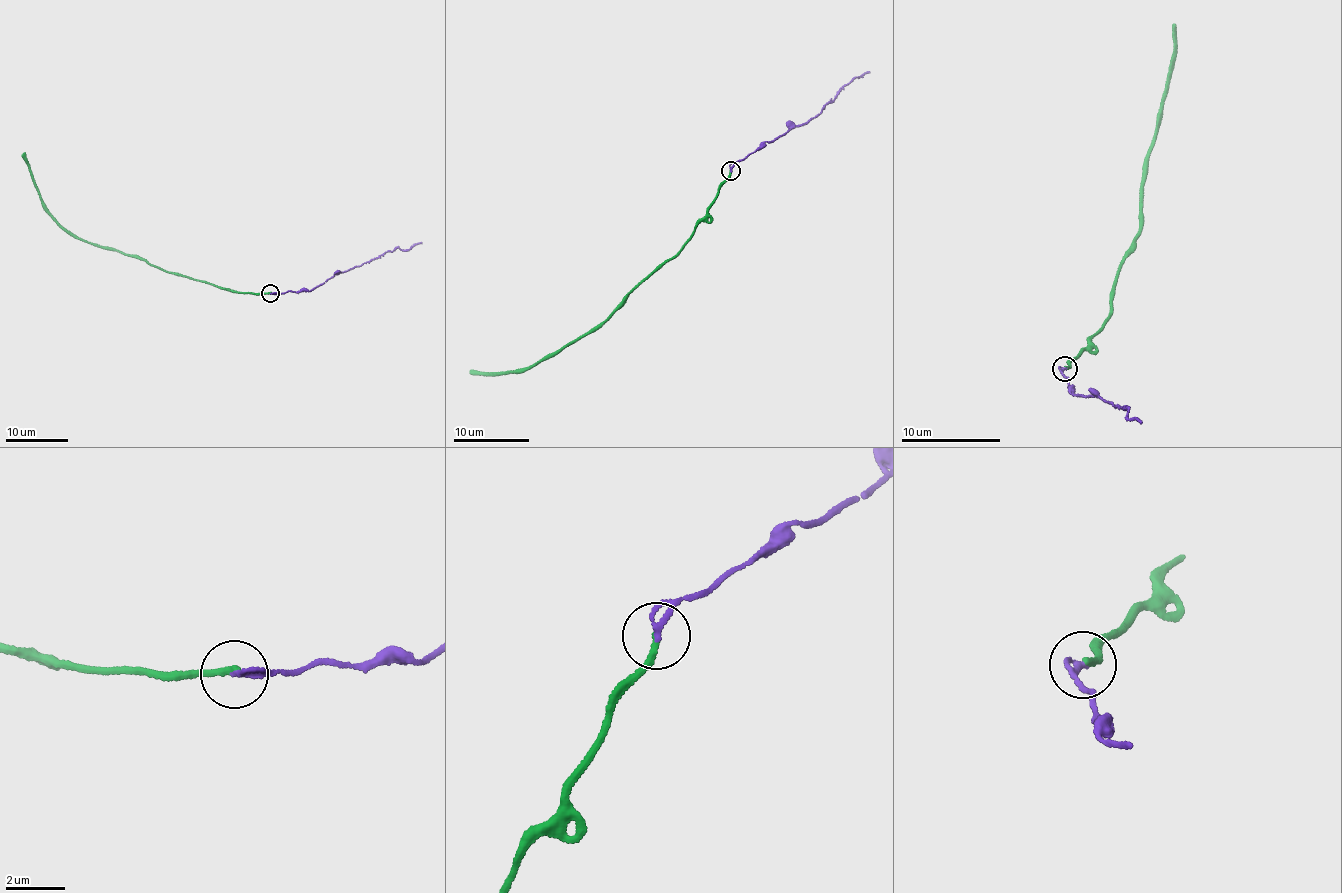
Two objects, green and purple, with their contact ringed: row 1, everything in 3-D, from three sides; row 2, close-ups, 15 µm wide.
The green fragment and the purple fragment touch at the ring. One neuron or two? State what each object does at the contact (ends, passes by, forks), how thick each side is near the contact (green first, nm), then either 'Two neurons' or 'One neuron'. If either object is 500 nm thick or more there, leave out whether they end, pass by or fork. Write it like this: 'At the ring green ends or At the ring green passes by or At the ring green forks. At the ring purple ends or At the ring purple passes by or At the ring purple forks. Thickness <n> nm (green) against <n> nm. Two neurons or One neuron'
At the ring green ends. At the ring purple ends. Thickness 240 nm (green) against 200 nm. Two neurons

